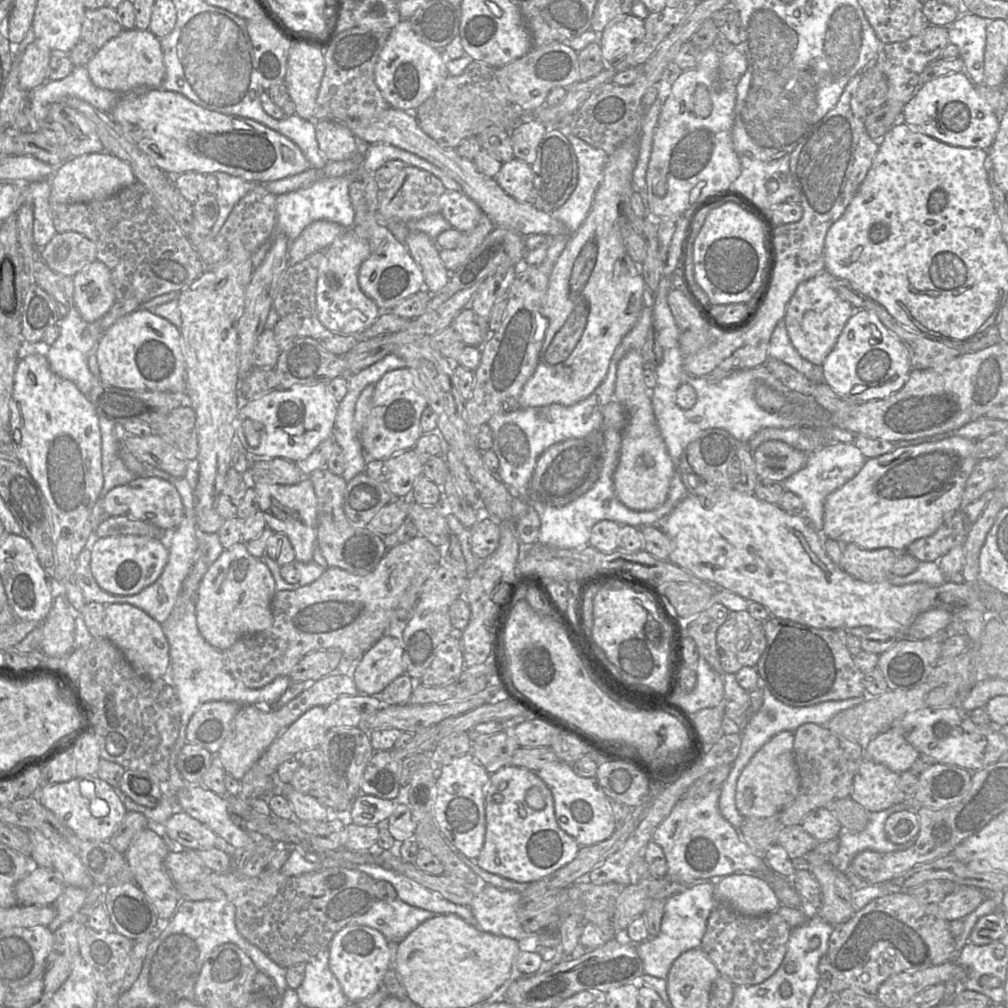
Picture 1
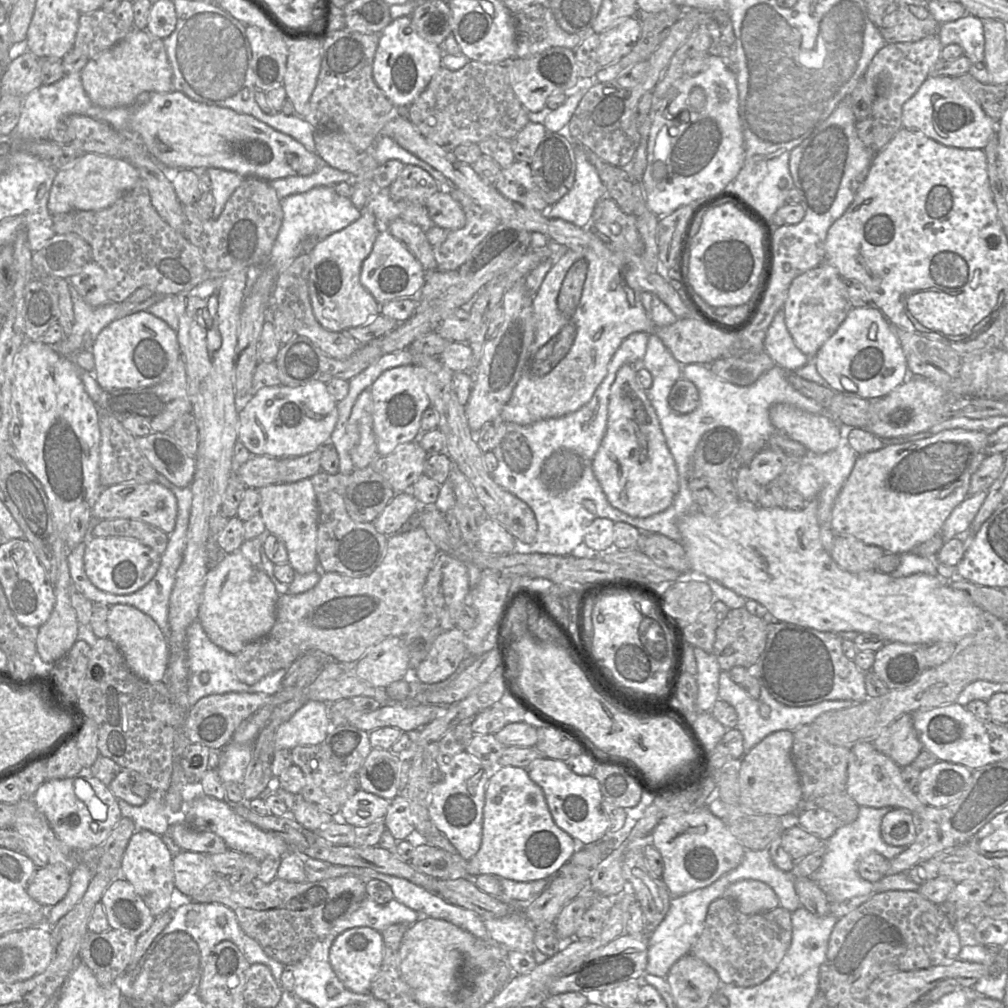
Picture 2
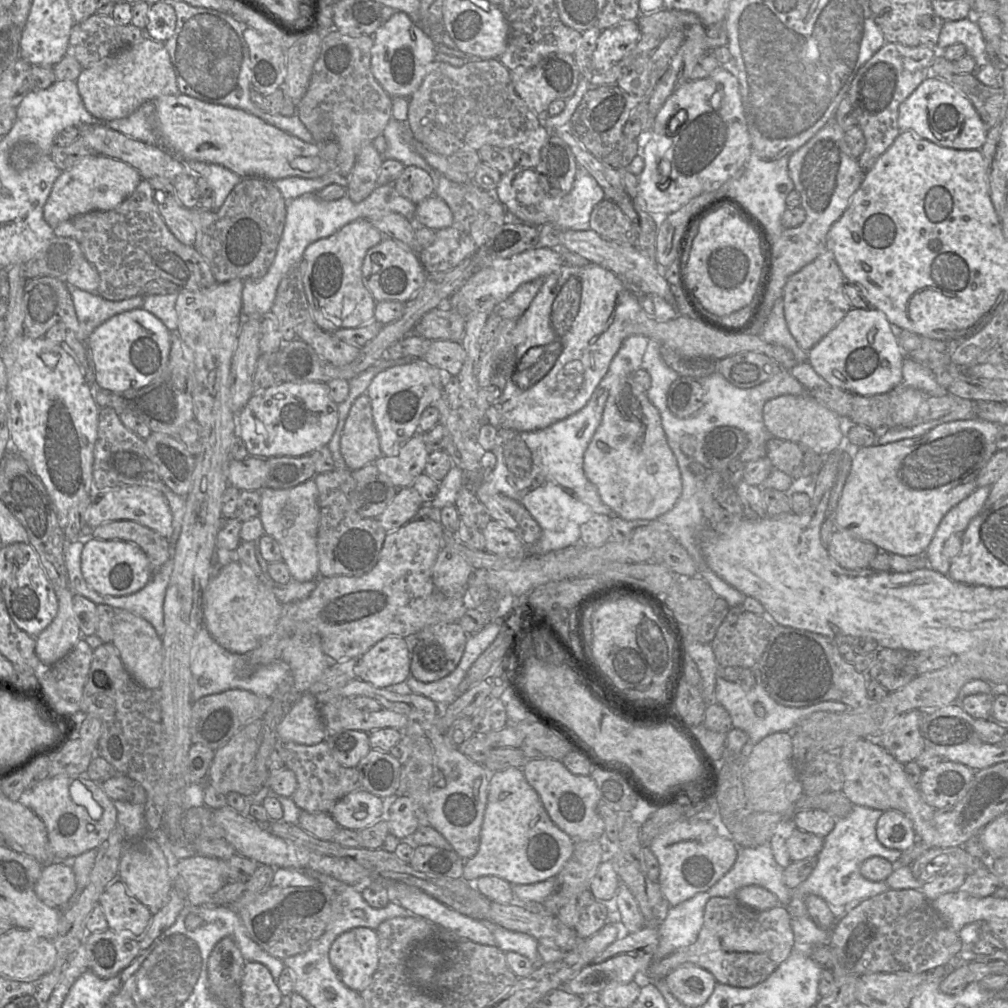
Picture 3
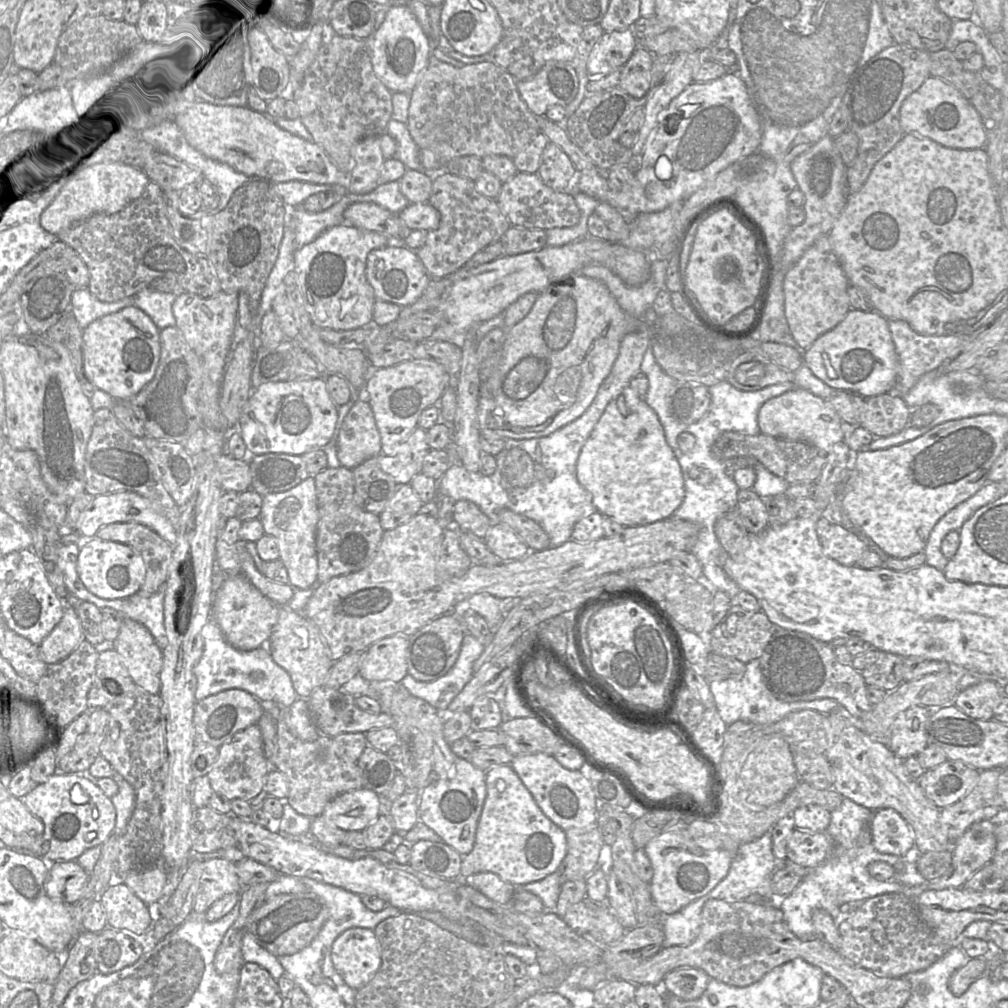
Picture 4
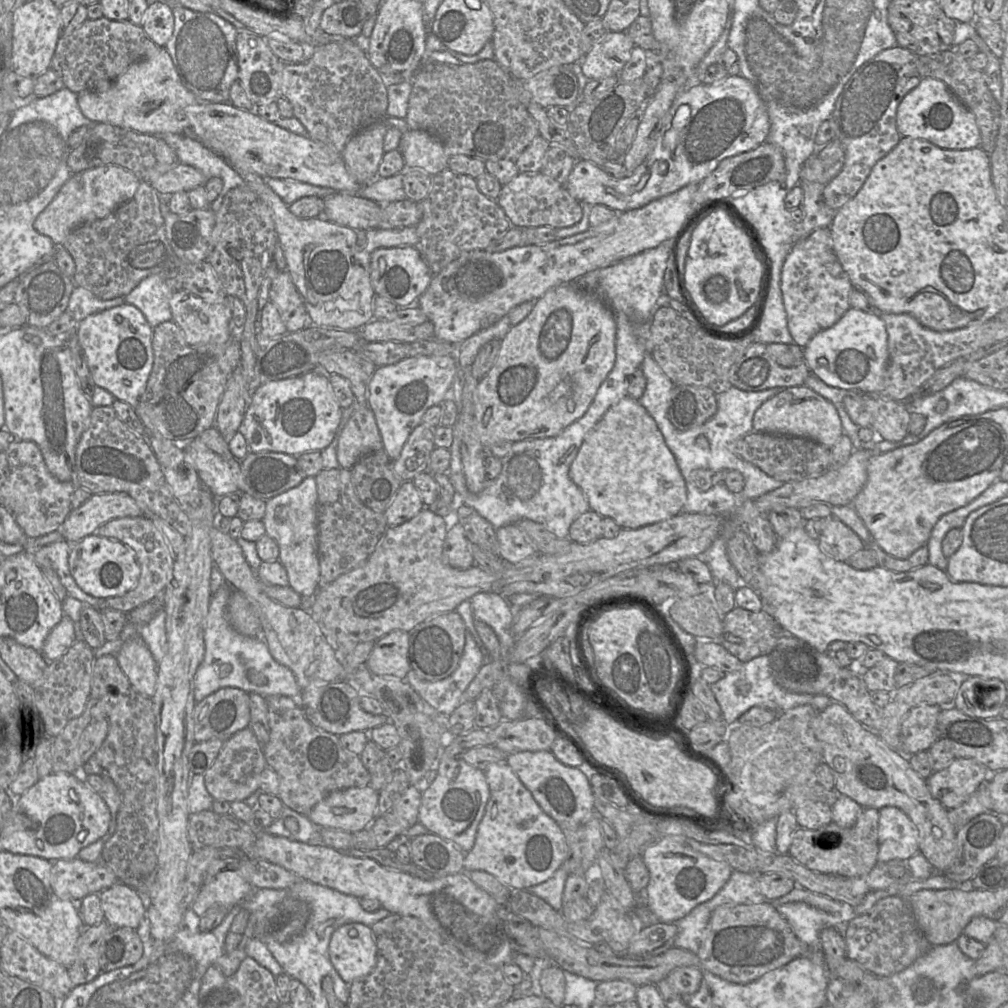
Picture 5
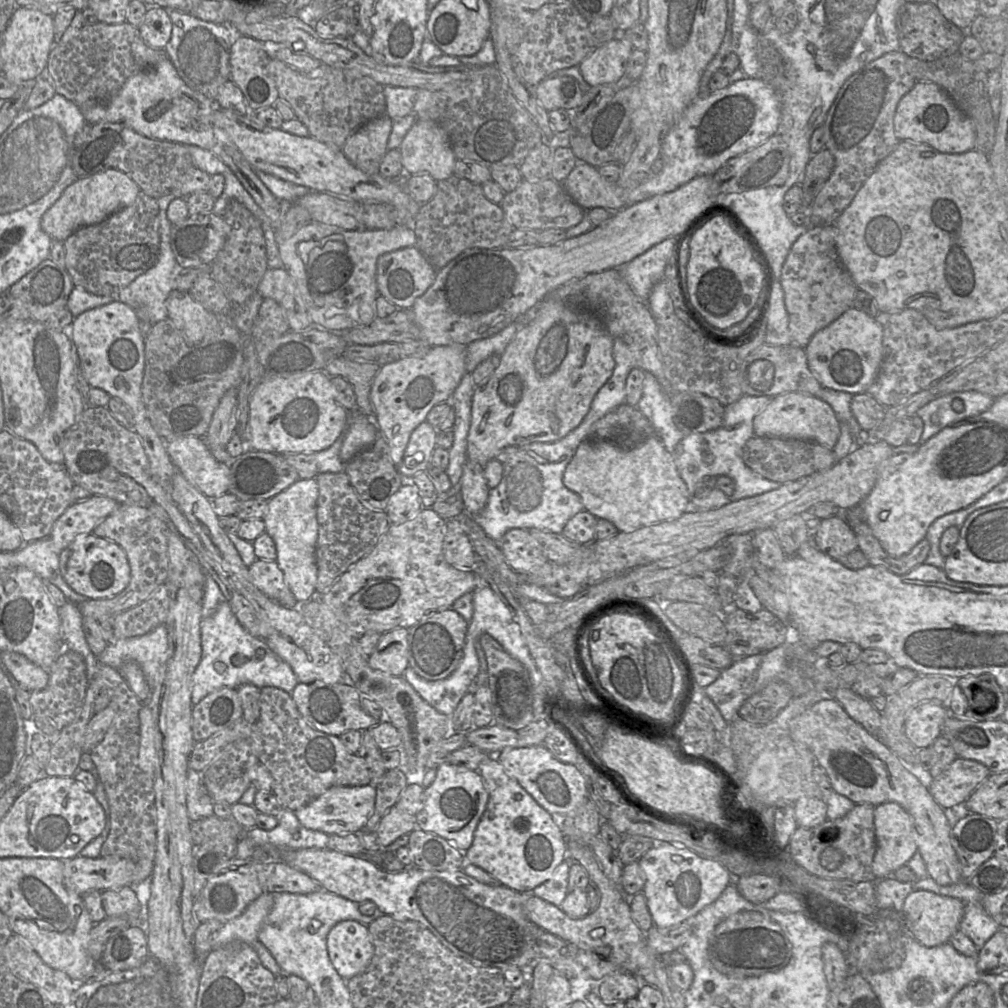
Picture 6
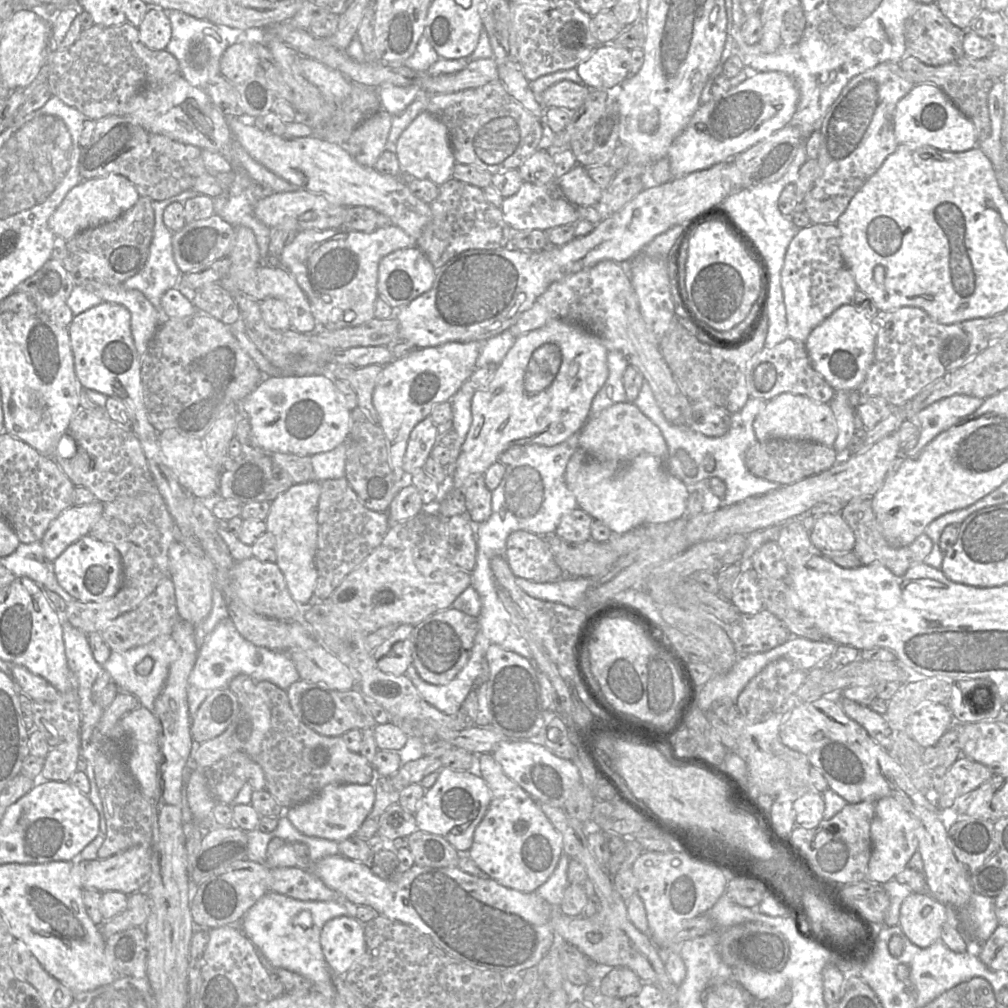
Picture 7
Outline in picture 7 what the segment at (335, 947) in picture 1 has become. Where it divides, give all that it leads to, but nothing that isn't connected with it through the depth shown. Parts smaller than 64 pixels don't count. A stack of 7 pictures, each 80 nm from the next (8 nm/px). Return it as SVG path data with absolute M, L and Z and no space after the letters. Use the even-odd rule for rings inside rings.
M353 914L335 917L325 923L320 943L325 960L337 975L343 976L366 951L362 924Z

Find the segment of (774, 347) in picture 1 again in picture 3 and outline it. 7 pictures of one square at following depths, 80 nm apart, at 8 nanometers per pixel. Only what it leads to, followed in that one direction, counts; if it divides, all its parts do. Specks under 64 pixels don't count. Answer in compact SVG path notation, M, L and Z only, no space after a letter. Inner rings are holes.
M783 294L773 305L773 308L760 332L761 338L772 344L777 344L789 349L797 363L806 362L808 351L801 349L791 335L785 321L783 310Z

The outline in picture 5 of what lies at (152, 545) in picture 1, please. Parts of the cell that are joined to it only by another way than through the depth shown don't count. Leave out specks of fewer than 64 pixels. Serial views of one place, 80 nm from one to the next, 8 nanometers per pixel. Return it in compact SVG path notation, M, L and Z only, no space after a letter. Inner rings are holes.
M90 534L71 545L68 564L77 585L88 595L106 599L134 589L141 573L135 551L117 539Z

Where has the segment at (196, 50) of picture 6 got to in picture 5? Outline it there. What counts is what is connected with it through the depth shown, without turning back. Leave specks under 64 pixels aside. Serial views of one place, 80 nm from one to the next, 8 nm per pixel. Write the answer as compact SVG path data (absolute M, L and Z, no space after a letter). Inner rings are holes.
M173 6L174 31L165 45L182 84L201 102L229 102L232 84L238 80L236 36L238 30L215 12L196 12Z

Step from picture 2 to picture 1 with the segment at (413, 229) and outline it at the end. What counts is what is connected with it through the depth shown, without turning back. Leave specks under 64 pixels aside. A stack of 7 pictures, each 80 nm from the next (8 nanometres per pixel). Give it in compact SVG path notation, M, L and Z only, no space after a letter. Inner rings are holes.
M410 231L405 238L405 245L423 272L425 289L431 294L441 291L451 273L445 268L435 241L423 232Z

